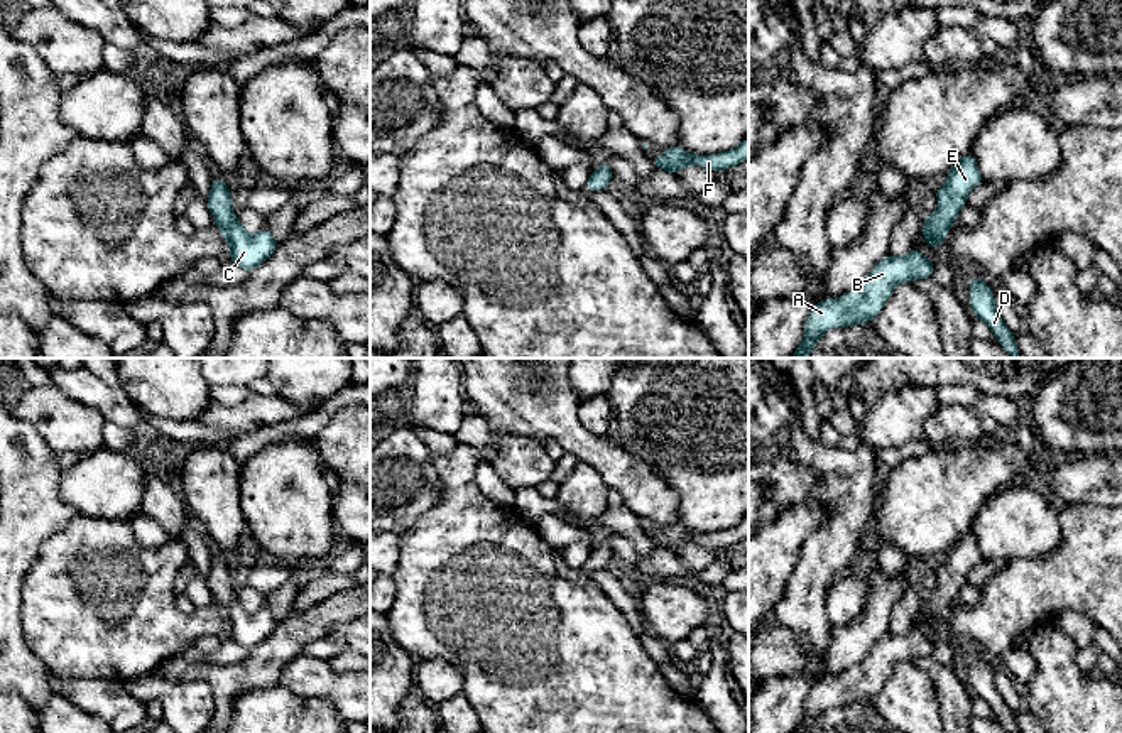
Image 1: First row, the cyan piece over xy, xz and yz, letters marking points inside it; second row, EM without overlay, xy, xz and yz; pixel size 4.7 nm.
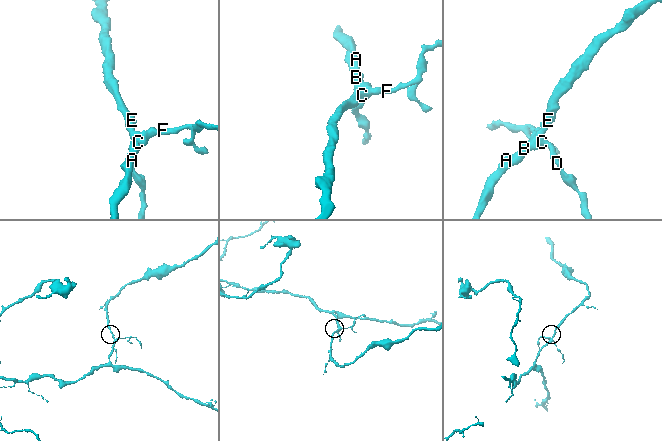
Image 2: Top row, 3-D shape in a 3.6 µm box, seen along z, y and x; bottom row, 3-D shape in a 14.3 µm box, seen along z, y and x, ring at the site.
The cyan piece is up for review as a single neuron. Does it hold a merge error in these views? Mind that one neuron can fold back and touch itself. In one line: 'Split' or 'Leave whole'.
Leave whole

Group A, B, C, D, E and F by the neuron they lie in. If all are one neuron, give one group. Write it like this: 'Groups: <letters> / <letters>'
Groups: A B C D E F

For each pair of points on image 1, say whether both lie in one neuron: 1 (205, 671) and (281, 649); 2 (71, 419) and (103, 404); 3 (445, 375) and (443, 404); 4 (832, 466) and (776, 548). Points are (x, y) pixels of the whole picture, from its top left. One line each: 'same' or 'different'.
1: same
2: different
3: same
4: different

